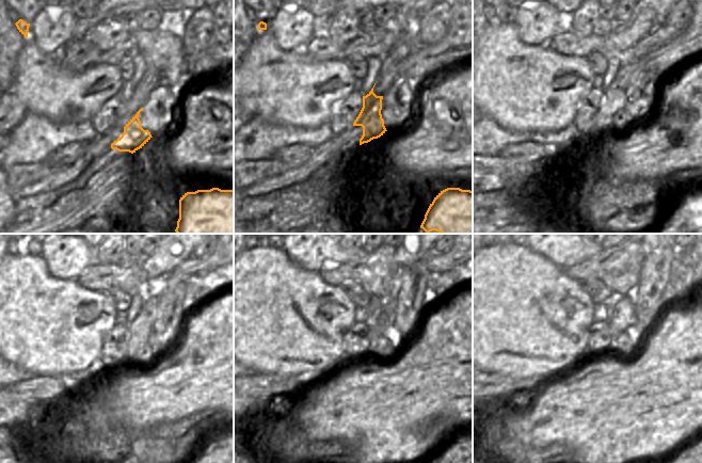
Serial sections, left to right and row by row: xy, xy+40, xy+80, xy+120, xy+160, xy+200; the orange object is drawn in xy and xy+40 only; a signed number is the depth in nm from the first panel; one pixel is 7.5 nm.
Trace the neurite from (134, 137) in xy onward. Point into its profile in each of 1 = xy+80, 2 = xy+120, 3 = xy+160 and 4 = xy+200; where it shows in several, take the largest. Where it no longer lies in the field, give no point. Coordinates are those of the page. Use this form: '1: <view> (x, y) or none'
1: xy+80 (611, 115)
2: xy+120 (138, 350)
3: xy+160 (382, 340)
4: xy+200 (627, 340)

